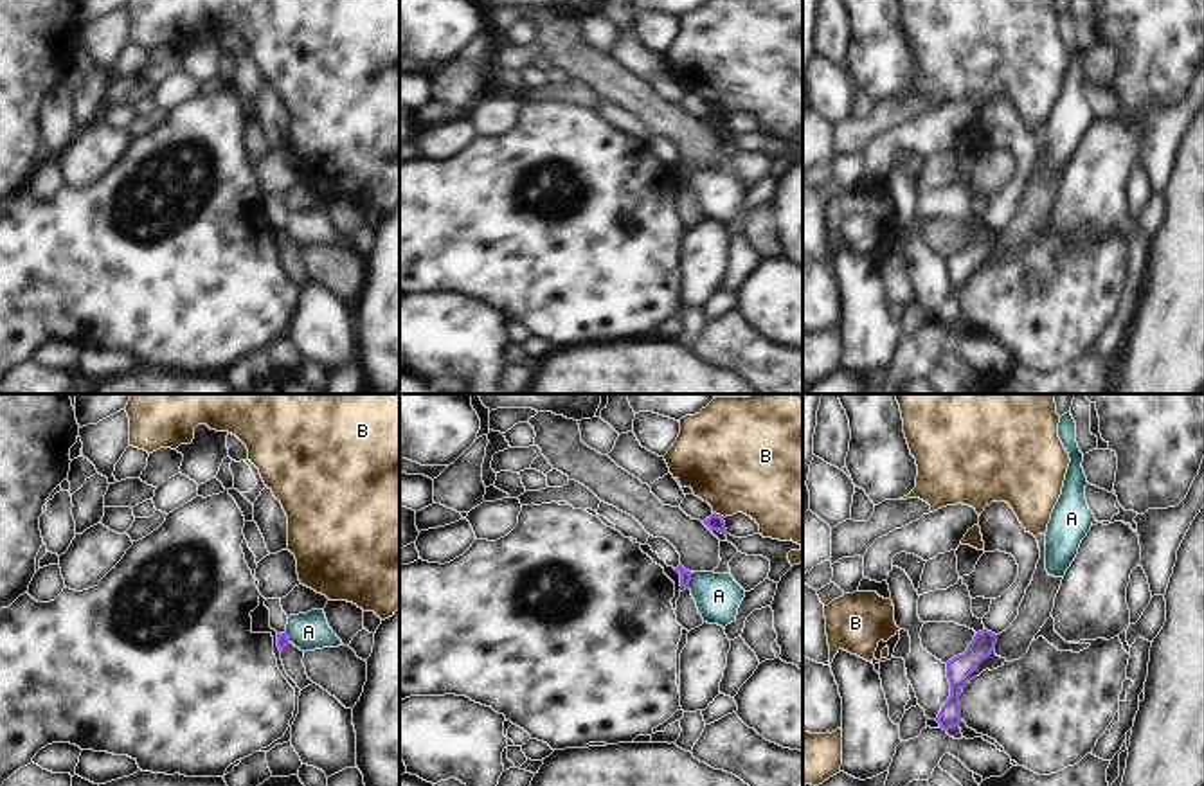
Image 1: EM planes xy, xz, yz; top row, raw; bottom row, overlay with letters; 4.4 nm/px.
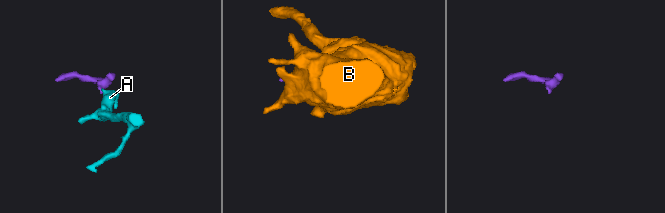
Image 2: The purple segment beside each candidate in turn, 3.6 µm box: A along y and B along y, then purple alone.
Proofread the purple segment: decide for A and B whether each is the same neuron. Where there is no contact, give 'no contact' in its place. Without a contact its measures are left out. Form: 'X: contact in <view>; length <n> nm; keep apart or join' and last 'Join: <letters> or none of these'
A: contact in xz; length 70 nm; keep apart
B: contact in xz; length 60 nm; keep apart
Join: none of these

